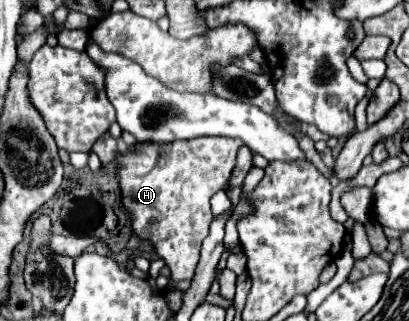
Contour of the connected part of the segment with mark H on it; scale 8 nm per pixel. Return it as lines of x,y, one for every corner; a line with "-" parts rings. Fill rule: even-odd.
196,137
196,139
184,139
184,141
172,141
172,143
136,143
134,147
126,151
118,151
114,165
118,167
116,177
120,185
122,205
126,209
126,215
130,217
132,231
140,239
146,239
152,243
154,253
164,259
164,263
172,271
172,279
192,279
194,267
200,259
200,245
208,235
208,227
212,223
212,211
210,211
210,197
216,191
222,191
228,187
230,175
236,167
236,153
242,147
242,139
230,139
230,137

